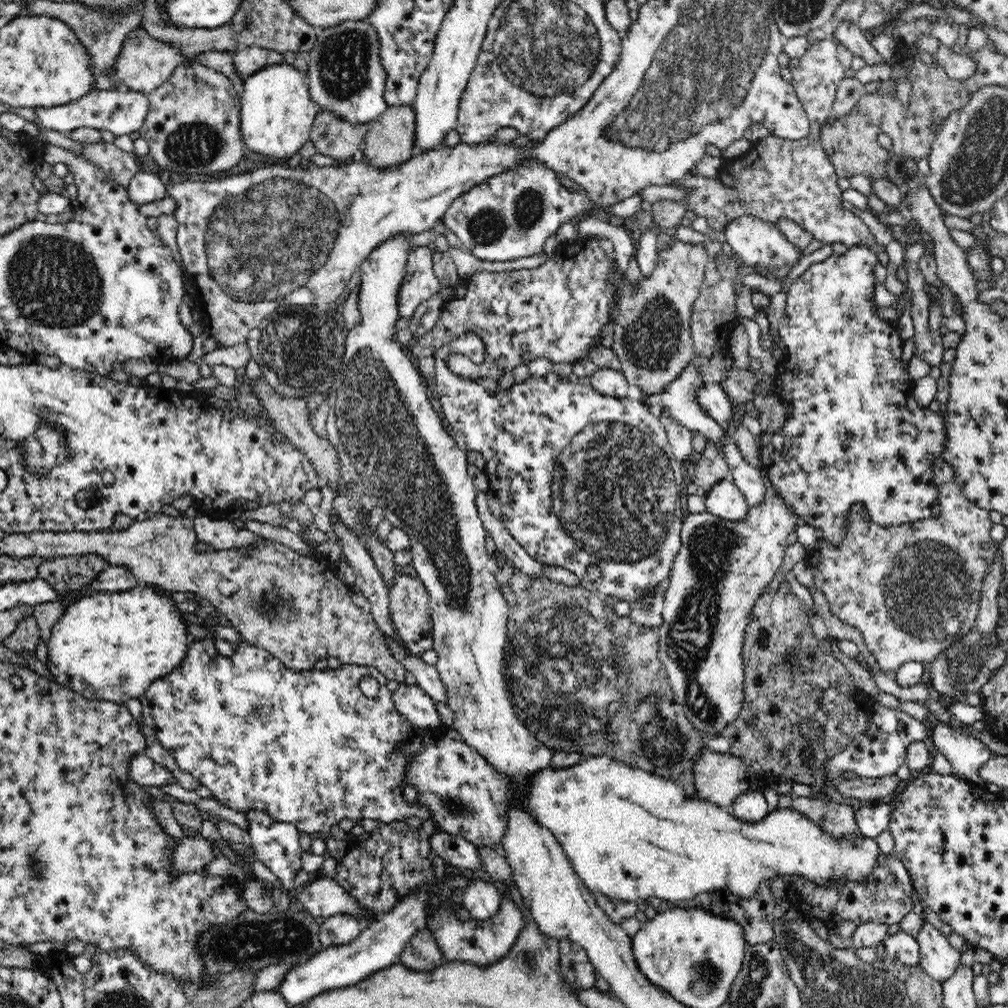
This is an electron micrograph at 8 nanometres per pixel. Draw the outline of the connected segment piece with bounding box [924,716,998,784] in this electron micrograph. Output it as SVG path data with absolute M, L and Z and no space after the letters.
M932 716L924 722L930 729L930 738L936 749L950 761L954 775L974 781L974 784L983 784L978 775L980 766L998 755L987 748L980 739L964 735Z

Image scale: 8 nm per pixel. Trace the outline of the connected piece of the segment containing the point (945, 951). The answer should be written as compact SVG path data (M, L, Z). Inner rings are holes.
M923 913L920 915L924 924L915 938L920 949L919 965L934 980L942 983L961 965L961 952L950 946L947 937L928 923Z

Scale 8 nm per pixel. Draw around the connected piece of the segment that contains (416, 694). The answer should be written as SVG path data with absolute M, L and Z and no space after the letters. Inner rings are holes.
M399 683L397 689L391 692L391 698L396 710L416 727L428 730L443 727L435 700L422 687Z

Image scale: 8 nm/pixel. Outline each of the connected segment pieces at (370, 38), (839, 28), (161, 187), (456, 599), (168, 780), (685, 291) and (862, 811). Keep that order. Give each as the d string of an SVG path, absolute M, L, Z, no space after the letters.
M346 20L324 28L306 56L309 95L320 104L321 110L333 112L350 124L373 122L382 116L388 107L383 97L388 75L385 65L381 63L380 36L368 20Z
M840 21L831 34L855 56L863 57L866 64L872 65L885 62L870 44L870 37L866 36L865 32L858 28L858 23L855 21Z
M138 171L128 184L128 196L137 205L148 204L166 197L166 185L156 172Z
M408 233L398 234L392 239L386 241L382 246L376 247L368 256L367 260L363 260L360 265L360 279L362 286L358 291L358 311L362 315L360 324L354 328L347 329L346 349L340 368L340 375L334 377L333 386L329 388L326 397L330 402L330 412L327 420L327 432L330 444L337 448L340 457L340 467L344 470L344 479L350 484L355 484L356 489L362 494L363 509L370 512L375 506L380 506L384 511L385 518L390 521L392 527L406 532L410 539L412 549L412 561L409 569L414 570L415 574L421 577L421 581L425 585L430 597L430 608L432 608L432 648L436 651L438 660L435 663L436 670L442 679L442 683L446 685L446 705L450 710L454 711L455 719L452 727L462 735L462 739L470 745L472 749L479 753L484 760L487 761L496 772L503 776L504 780L509 780L511 784L515 784L516 792L518 788L530 788L533 783L534 776L540 771L550 767L553 750L547 748L543 742L540 742L532 733L524 726L524 723L518 719L514 712L514 704L511 701L511 695L508 694L507 676L505 675L505 646L507 643L507 626L509 619L509 606L503 597L498 581L492 572L486 569L489 554L486 550L486 533L487 530L477 509L477 494L474 490L472 477L468 475L468 462L466 461L466 451L462 450L454 441L449 429L442 419L437 404L433 398L430 387L426 385L426 379L420 375L417 368L417 361L408 352L408 347L402 345L396 338L396 322L400 320L398 311L399 290L402 282L407 276L408 254L412 252L413 246L408 241Z
M144 752L134 756L130 767L130 779L140 786L162 788L165 785L178 784L172 777L172 772L166 771L161 765L155 764Z
M676 241L660 251L654 272L644 278L638 288L632 288L632 284L622 286L620 308L614 316L612 348L622 363L621 371L629 384L638 386L643 394L662 392L693 358L690 319L694 302L705 282L709 259L704 244Z
M880 801L879 804L861 804L856 810L856 823L863 836L875 839L880 832L889 828L891 820L890 803Z

